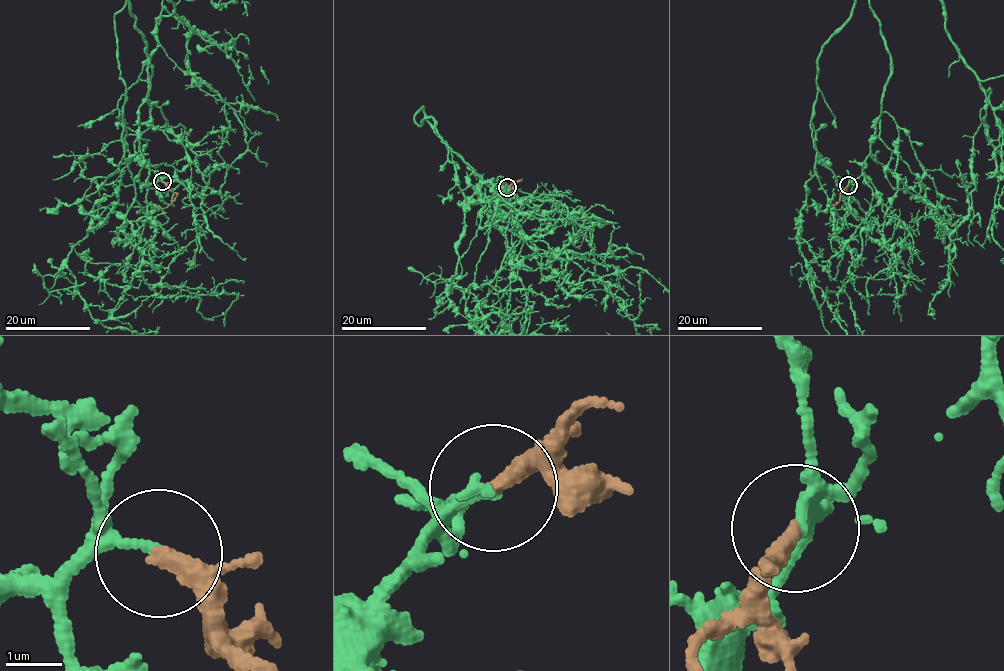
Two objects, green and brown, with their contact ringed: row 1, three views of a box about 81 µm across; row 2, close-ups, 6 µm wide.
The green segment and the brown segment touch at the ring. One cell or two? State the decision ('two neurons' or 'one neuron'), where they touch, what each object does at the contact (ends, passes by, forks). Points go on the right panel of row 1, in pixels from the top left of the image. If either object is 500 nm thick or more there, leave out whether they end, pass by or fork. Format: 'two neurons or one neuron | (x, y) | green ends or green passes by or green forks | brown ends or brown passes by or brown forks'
two neurons | (848, 185) | green passes by | brown passes by

